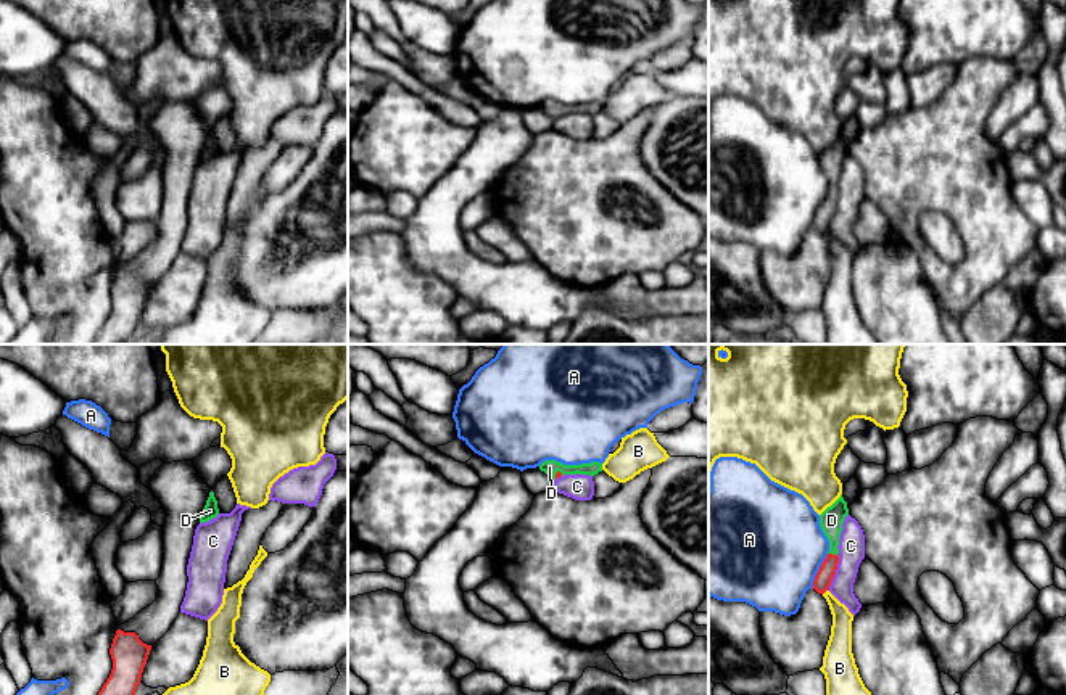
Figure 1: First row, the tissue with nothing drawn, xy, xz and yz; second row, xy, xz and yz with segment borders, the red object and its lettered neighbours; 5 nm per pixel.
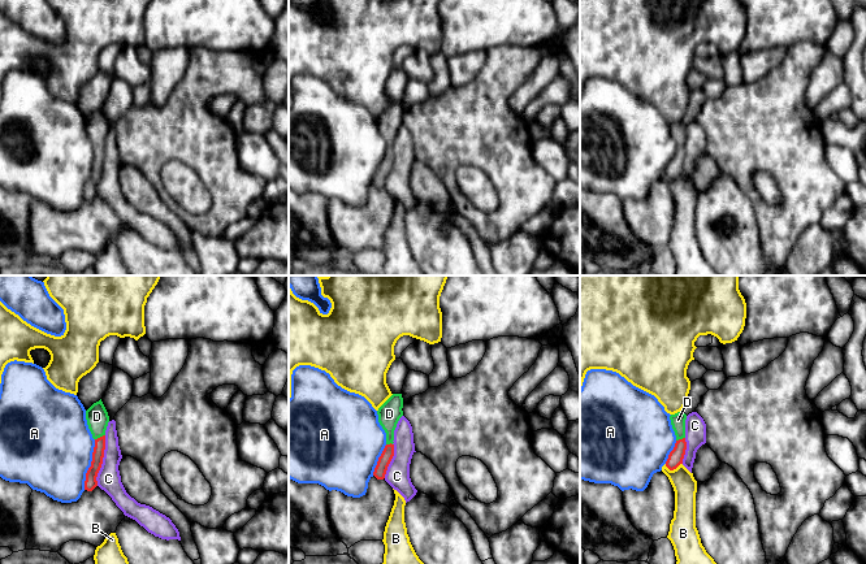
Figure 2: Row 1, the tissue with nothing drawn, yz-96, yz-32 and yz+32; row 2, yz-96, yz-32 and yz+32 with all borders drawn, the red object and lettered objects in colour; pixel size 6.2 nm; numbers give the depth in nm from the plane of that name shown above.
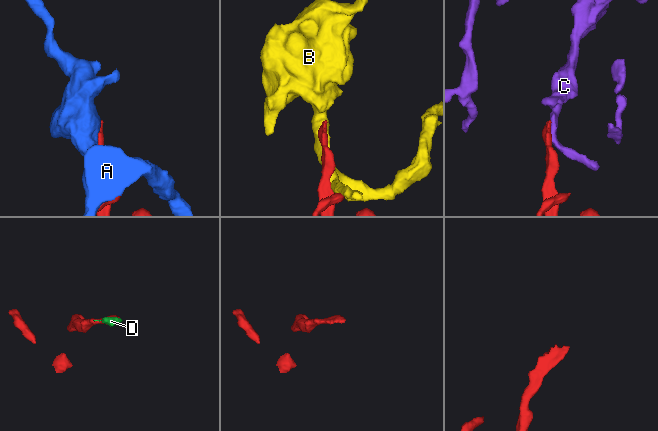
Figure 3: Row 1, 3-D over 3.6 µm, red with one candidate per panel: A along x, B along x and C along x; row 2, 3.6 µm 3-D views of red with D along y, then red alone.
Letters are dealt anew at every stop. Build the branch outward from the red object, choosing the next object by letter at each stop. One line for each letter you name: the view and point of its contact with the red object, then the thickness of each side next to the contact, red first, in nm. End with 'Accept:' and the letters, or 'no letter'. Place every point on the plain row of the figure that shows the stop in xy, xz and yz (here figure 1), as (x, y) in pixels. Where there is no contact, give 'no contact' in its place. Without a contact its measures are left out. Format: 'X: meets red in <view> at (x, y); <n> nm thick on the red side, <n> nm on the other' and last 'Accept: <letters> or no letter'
D: meets red in yz at (831, 193); 90 nm thick on the red side, 120 nm on the other
Accept: D

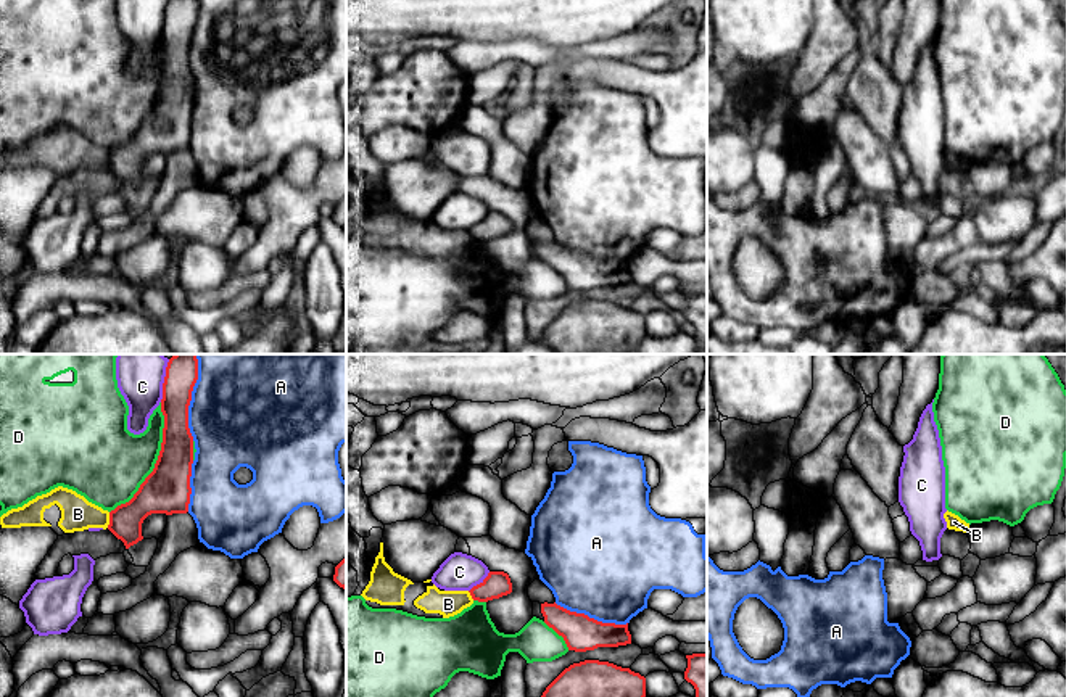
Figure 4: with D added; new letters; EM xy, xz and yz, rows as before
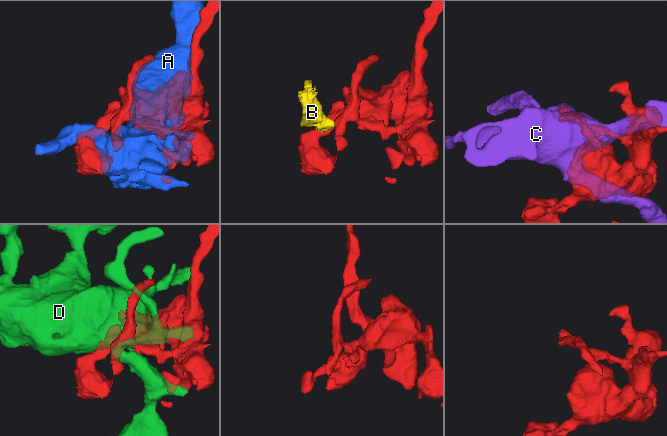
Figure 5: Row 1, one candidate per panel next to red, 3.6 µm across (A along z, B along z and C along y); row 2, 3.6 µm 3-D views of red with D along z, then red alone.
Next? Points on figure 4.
Accept: no letter

